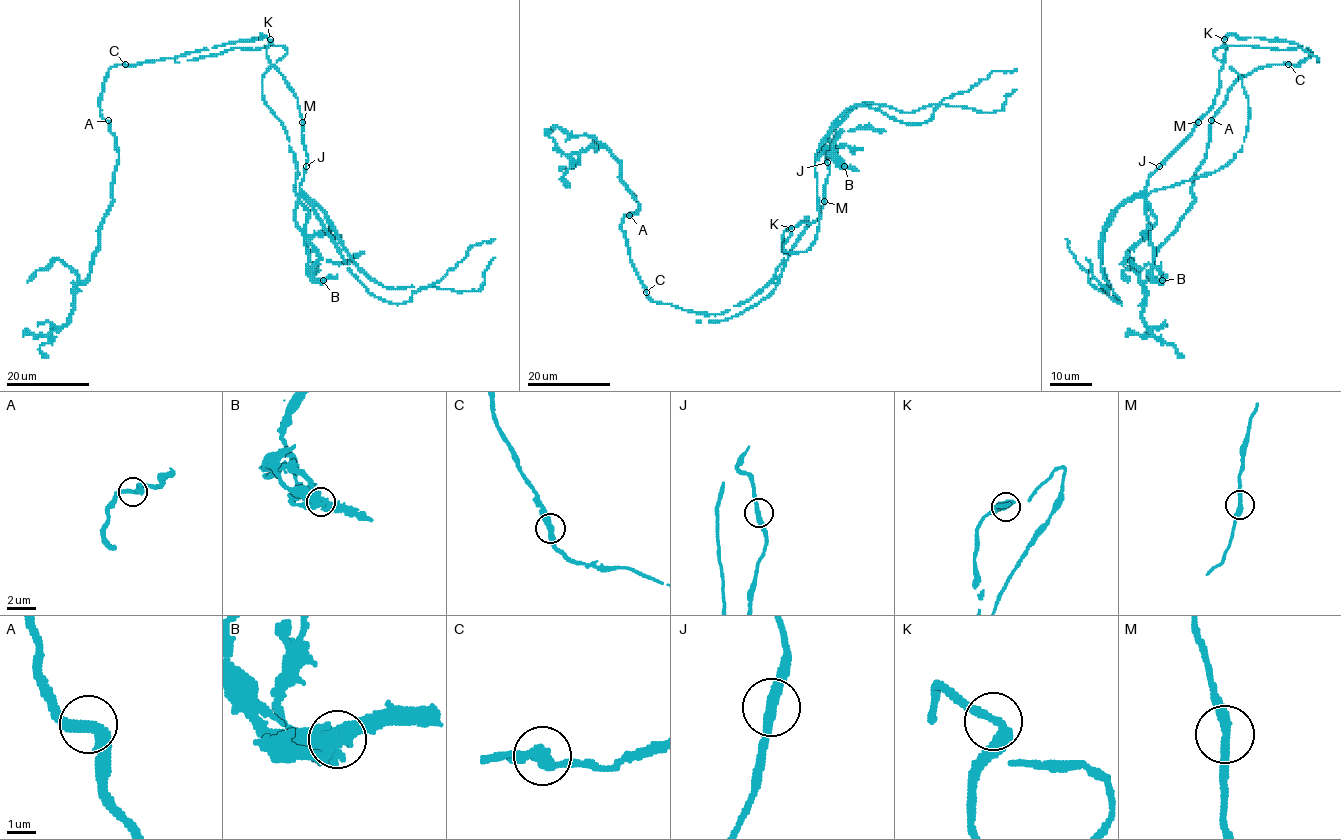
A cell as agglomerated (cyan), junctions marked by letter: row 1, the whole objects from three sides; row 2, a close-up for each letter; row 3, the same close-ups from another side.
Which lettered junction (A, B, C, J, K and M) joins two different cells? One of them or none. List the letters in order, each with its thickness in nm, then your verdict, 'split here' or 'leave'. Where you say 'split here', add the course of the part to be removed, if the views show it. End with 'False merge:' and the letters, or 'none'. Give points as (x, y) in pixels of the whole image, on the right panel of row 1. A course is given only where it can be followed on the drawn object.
A: 320 nm thick; leave
B: 600 nm thick; split here; foreign part runs (1162, 280), (1128, 257), (1156, 222), (1146, 197), (1228, 164), (1247, 129), (1213, 52), (1317, 63)
C: 360 nm thick; leave
J: 320 nm thick; leave
K: 280 nm thick; leave
M: 360 nm thick; leave
False merge: B

